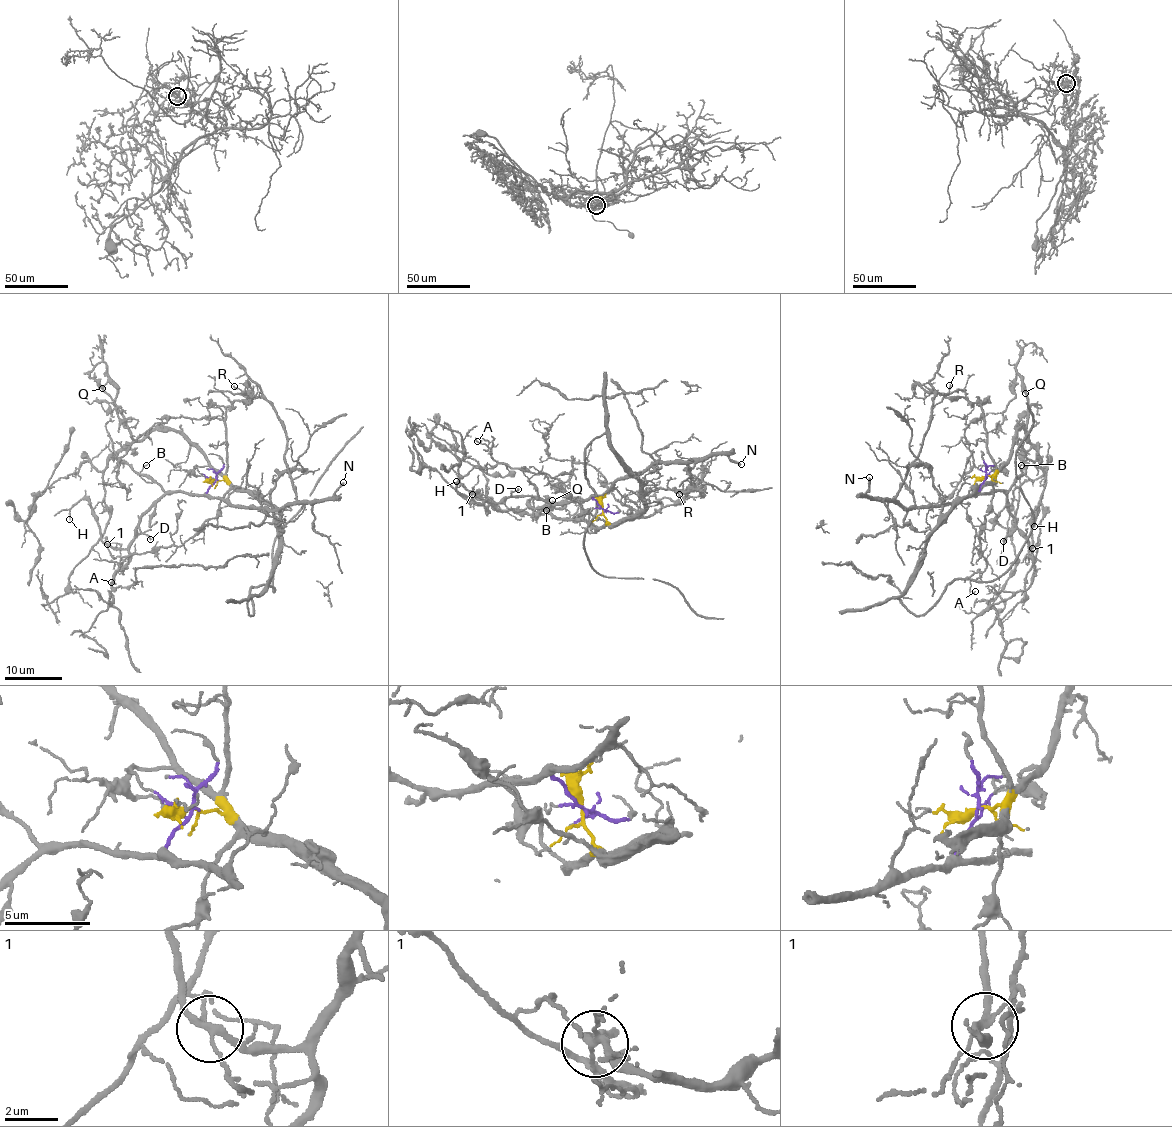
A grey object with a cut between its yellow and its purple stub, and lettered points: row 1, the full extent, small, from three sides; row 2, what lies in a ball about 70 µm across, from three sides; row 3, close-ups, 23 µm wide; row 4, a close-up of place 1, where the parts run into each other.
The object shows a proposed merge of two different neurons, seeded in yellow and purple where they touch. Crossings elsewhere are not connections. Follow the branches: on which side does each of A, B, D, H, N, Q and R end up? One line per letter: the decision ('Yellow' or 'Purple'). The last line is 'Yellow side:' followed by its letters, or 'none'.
A: Yellow
B: Purple
D: Purple
H: Purple
N: Purple
Q: Yellow
R: Purple
Yellow side: A, Q

